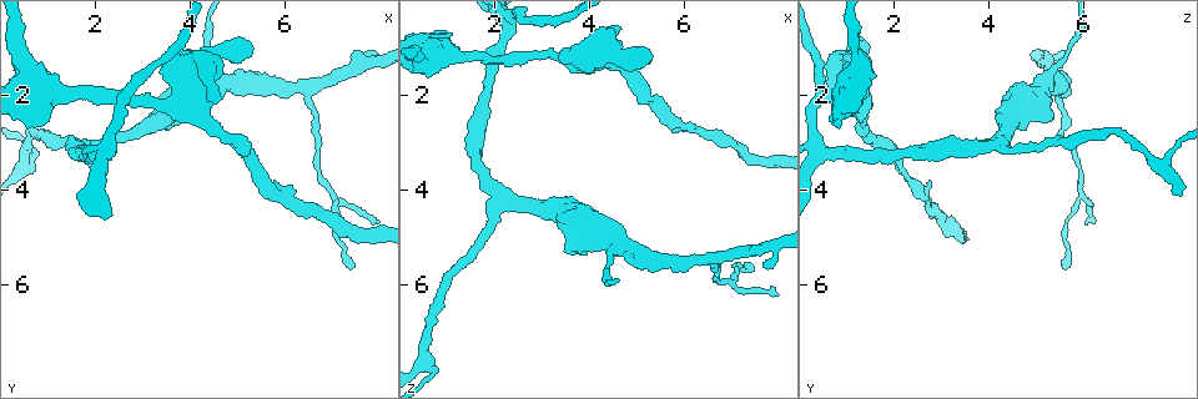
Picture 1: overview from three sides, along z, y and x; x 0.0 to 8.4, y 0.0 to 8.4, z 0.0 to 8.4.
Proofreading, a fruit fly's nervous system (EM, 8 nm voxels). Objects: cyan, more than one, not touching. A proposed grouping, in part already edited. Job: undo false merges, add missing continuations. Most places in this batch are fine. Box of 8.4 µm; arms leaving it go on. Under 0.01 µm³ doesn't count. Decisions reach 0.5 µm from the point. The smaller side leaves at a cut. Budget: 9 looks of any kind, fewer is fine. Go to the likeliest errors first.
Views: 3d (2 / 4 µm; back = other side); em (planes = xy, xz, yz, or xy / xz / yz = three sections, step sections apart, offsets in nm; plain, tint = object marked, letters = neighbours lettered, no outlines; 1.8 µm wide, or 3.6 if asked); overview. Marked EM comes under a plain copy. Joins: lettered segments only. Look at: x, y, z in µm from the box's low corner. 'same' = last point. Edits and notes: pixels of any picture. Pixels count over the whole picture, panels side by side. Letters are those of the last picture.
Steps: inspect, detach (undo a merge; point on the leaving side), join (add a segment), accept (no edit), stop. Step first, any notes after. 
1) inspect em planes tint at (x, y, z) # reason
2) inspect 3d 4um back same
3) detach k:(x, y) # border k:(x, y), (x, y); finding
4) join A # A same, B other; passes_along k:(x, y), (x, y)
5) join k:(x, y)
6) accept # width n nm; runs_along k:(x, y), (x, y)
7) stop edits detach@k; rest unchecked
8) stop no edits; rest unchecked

inspect 3d 4um at (4.65, 1.75, 5.10) # three arms meet

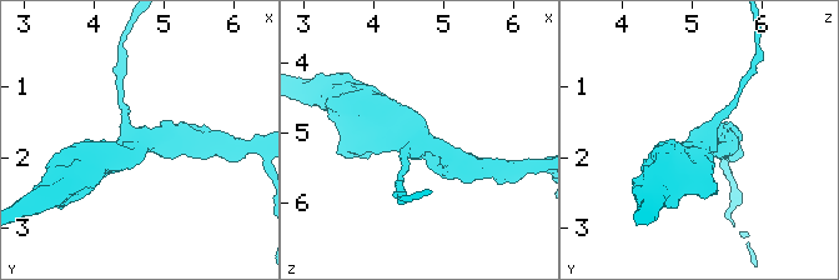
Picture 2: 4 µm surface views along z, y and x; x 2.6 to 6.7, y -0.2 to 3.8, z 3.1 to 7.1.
inspect em planes tint at (4.60, 1.70, 5.15) # arms 3; now the EM

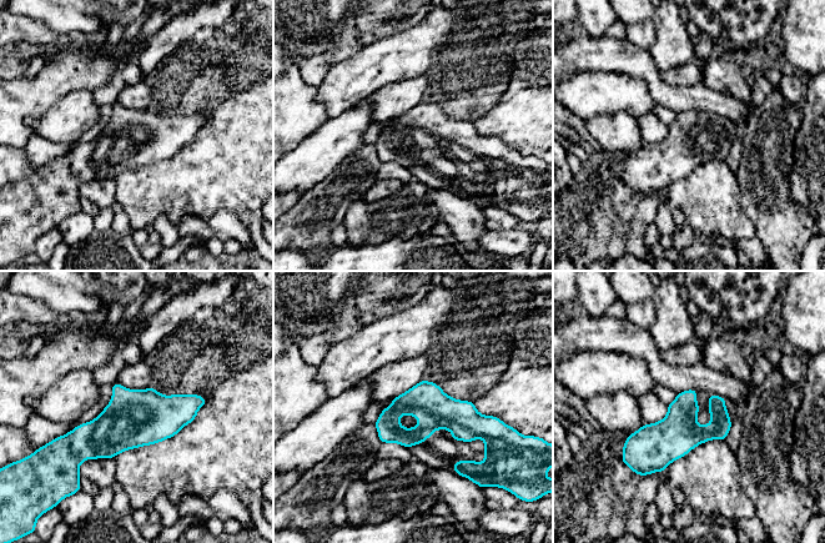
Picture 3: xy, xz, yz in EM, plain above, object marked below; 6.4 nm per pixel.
inspect em planes letters same

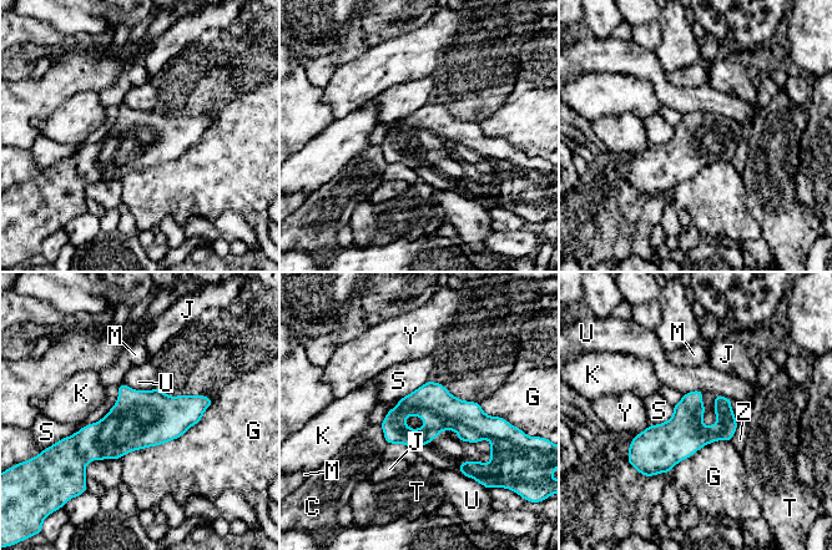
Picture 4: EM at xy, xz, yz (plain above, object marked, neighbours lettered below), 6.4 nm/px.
accept # C other, G other, J other, K other, M other, S other, T other, U other, Y other, Z other; border 4:(674, 405), (667, 419), (650, 425); continuous, no second cell

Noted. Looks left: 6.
inspect em yz step 4 tint at (4.25, 1.30, 1.05) # a narrow waist

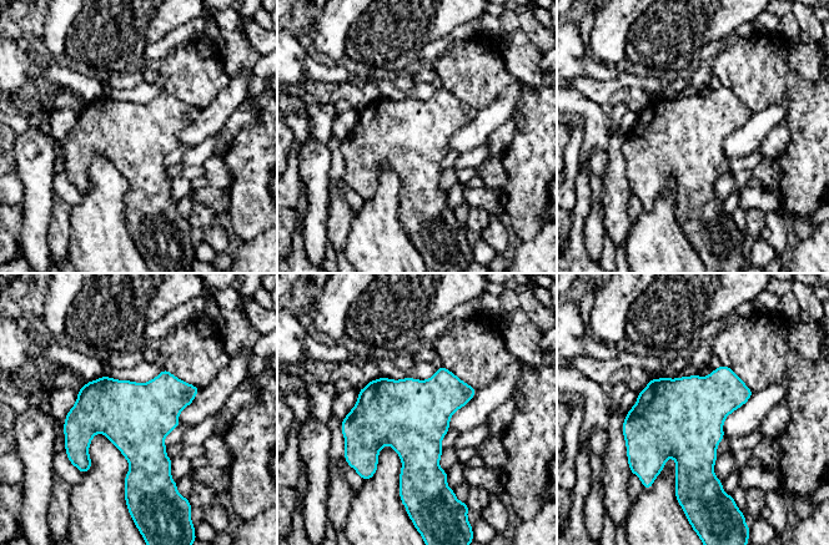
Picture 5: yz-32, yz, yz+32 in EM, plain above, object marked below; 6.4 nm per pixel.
inspect em planes letters same # cut it another way

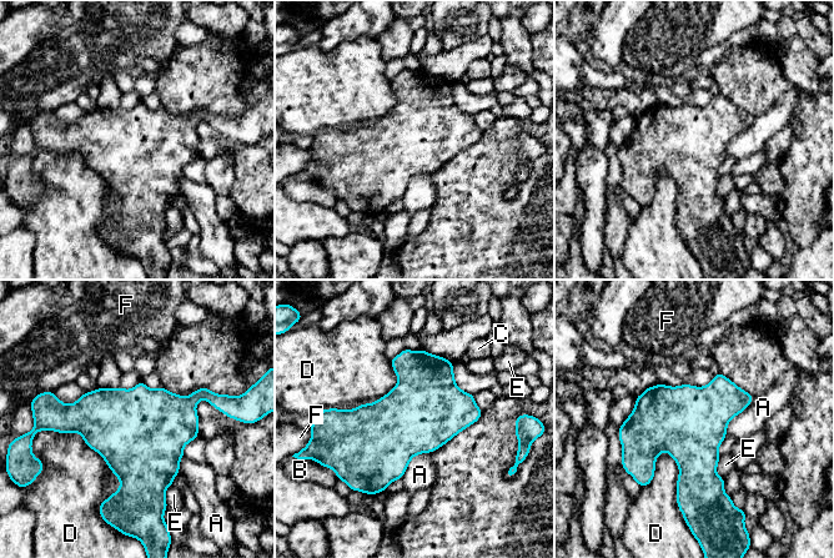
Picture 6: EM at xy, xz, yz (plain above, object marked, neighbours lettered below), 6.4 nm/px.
accept # longest_contact D 600 nm; A other, B other, C other, D other, E other, F other; border 6:(754, 397), (730, 420), (726, 436); one cell here

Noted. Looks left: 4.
inspect 3d 4um at (1.50, 2.05, 1.15) # calibre changes

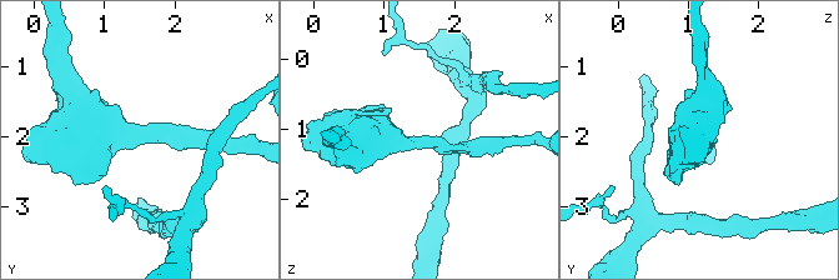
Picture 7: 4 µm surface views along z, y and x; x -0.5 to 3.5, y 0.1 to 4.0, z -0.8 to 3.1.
inspect em 3.6um planes letters at (1.50, 2.00, 1.15) # arm_widths 190, 550 nm

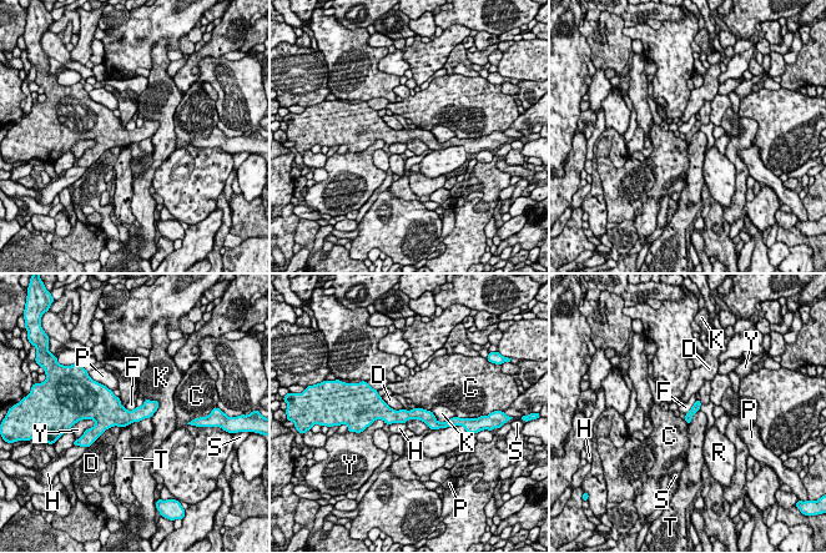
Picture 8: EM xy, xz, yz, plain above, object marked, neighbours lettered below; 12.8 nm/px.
accept # width 100 nm; C other, D other, F other, H other, K other, P other, R other, S other, T other, Y other; border 8:(696, 400), (685, 415); continuous, no second cell

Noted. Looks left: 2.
inspect em planes letters at (7.70, 1.15, 5.55) # branch stops here

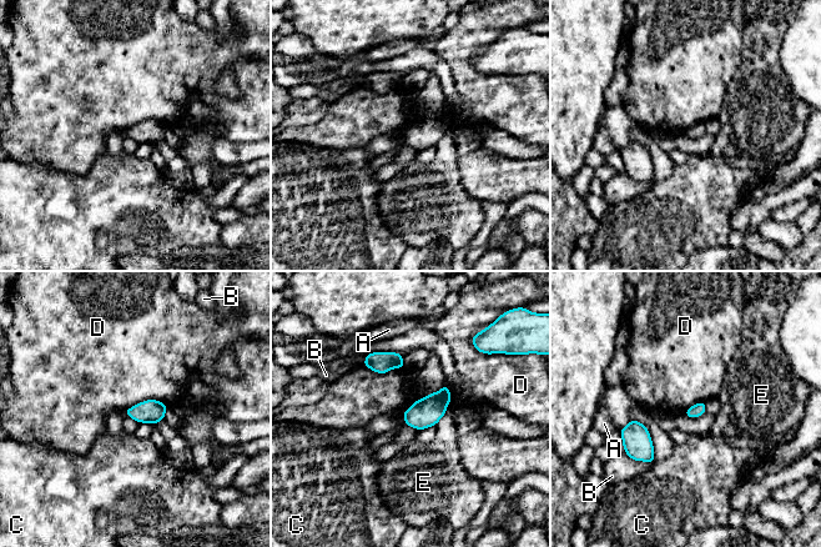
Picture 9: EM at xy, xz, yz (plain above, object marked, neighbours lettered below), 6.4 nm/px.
accept # A other, B other, C other, D other, E other; border 9:(167, 406), (142, 400), (124, 411); none of them fits

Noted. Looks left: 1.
stop no edits; rest unchecked

